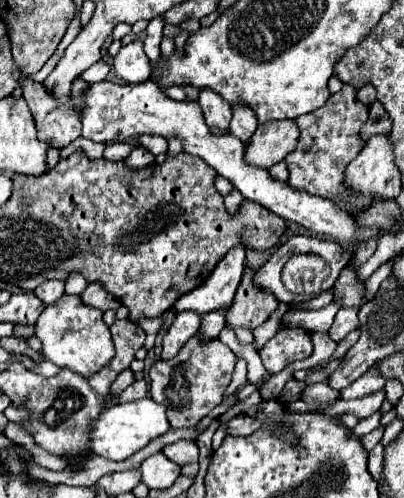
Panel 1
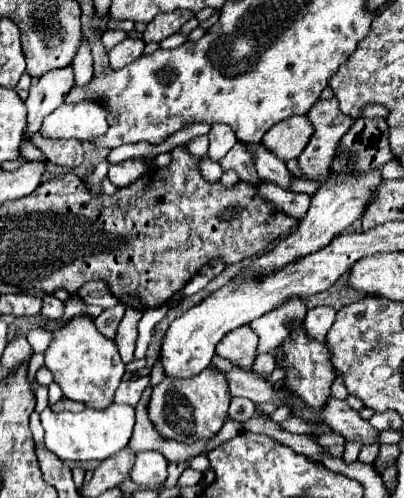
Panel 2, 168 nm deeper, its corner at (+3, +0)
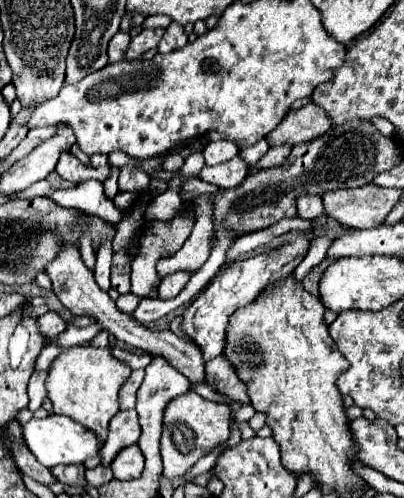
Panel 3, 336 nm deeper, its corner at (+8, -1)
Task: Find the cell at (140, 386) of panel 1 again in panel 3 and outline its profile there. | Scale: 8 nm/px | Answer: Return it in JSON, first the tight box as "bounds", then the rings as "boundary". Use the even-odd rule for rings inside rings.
{"bounds":[120,369,144,409],"boundary":[[[136,369],[130,373],[128,381],[120,389],[120,409],[134,409],[136,405],[136,391],[144,379],[144,369]]]}

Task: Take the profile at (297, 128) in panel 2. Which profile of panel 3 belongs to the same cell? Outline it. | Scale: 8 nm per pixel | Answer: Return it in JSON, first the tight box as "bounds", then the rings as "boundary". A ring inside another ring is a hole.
{"bounds":[266,103,332,145],"boundary":[[[308,103],[298,111],[290,111],[284,121],[266,137],[270,145],[280,143],[308,143],[320,135],[324,135],[332,127],[328,113],[324,113],[318,105]]]}

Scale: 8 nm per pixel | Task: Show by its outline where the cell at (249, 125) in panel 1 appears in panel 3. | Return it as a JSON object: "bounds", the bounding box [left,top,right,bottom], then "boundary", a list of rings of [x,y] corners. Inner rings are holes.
{"bounds":[296,195,324,219],"boundary":[[[302,195],[296,201],[296,217],[300,219],[316,219],[324,213],[322,199],[318,195]]]}

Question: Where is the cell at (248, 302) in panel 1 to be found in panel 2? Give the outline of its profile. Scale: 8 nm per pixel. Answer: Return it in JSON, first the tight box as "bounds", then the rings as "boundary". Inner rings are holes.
{"bounds":[217,324,259,368],"boundary":[[[243,324],[241,328],[235,328],[233,332],[223,336],[223,340],[217,344],[217,354],[243,368],[251,368],[255,362],[257,342],[259,336],[251,328],[251,324]]]}

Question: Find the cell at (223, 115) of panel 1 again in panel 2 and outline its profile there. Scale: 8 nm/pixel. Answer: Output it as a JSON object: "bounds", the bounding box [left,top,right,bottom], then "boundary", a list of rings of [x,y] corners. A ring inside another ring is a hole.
{"bounds":[209,124,237,160],"boundary":[[[211,124],[211,132],[209,132],[209,158],[211,160],[221,160],[237,142],[237,138],[233,136],[233,130],[225,124]]]}

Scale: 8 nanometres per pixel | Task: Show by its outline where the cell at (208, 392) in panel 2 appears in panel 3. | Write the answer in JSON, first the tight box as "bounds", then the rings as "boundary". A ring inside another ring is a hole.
{"bounds":[160,391,232,479],"boundary":[[[194,391],[172,399],[164,413],[164,433],[160,439],[164,475],[168,479],[184,477],[200,457],[222,445],[230,437],[230,413],[232,411],[226,403],[206,401]]]}

